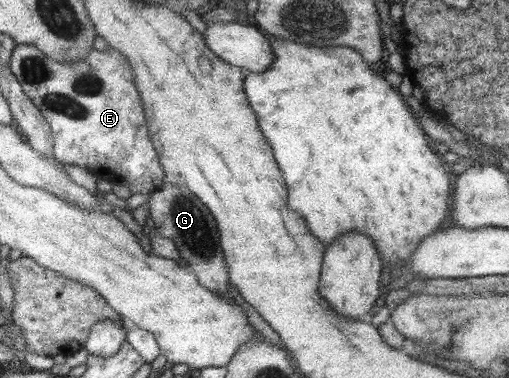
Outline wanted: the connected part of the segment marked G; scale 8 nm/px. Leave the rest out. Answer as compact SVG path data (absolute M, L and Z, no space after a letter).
M166 182L145 196L144 203L149 206L148 223L157 229L157 234L173 241L180 257L187 264L185 269L196 276L201 286L216 291L216 294L223 295L228 302L235 304L227 289L230 280L228 266L224 262L224 251L220 247L219 231L208 207L185 187Z

